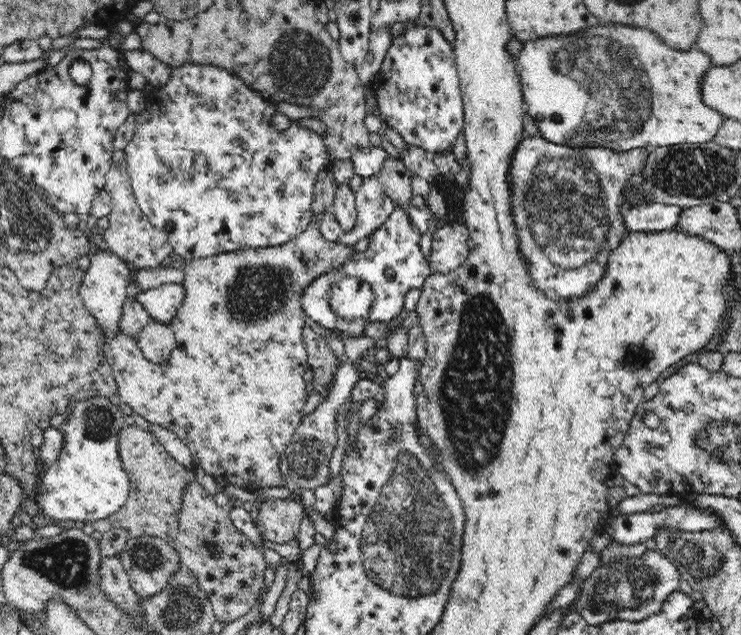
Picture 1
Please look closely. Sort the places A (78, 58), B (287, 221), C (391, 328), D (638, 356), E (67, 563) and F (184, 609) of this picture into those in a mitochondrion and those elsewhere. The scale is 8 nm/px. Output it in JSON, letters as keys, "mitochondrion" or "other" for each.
{"A":"other","B":"other","C":"other","D":"mitochondrion","E":"mitochondrion","F":"mitochondrion"}

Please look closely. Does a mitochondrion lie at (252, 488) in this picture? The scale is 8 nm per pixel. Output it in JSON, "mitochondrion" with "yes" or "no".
{"mitochondrion":"no"}

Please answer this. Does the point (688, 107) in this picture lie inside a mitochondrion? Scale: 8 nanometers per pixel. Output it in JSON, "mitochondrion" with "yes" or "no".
{"mitochondrion":"no"}

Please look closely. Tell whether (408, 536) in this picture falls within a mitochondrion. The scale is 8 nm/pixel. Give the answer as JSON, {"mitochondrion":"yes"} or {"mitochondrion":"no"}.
{"mitochondrion":"yes"}

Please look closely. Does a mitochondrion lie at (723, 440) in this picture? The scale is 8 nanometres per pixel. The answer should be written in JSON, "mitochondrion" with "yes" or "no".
{"mitochondrion":"yes"}

